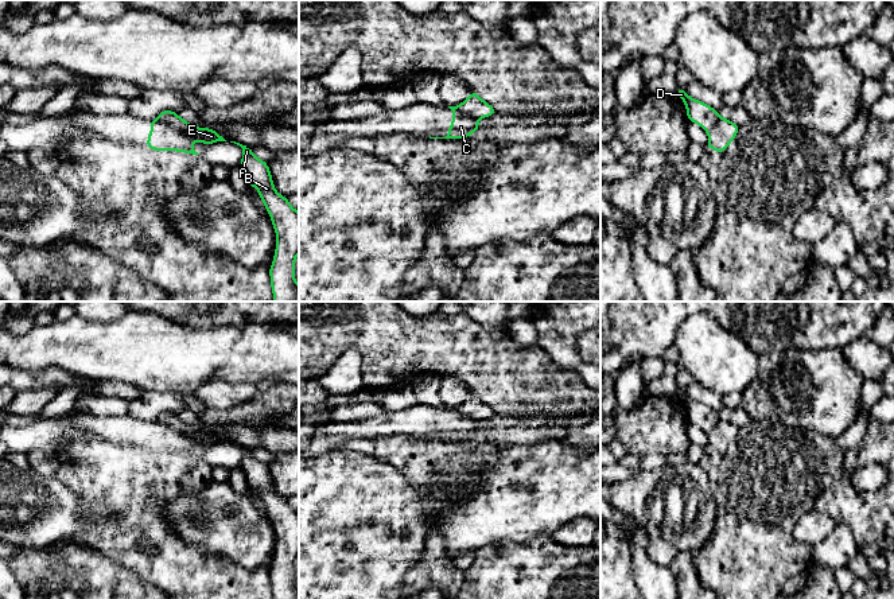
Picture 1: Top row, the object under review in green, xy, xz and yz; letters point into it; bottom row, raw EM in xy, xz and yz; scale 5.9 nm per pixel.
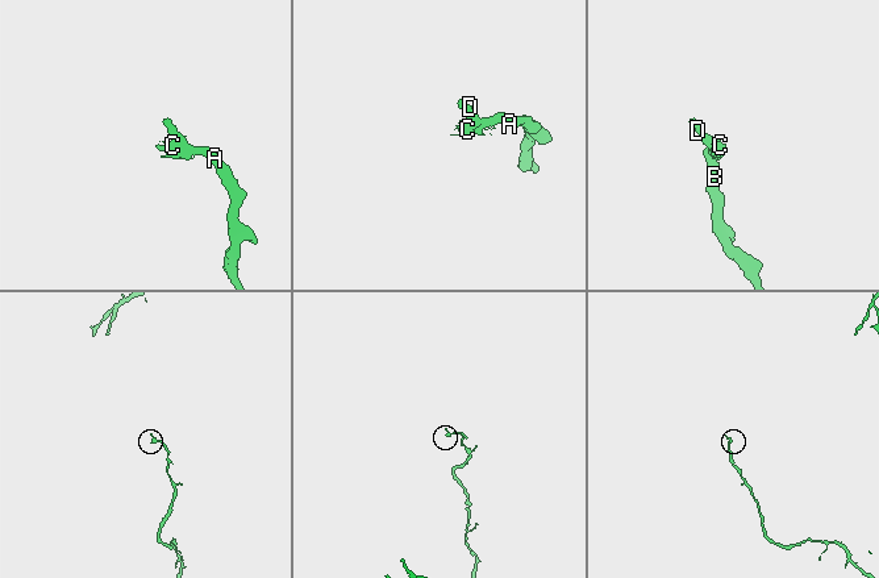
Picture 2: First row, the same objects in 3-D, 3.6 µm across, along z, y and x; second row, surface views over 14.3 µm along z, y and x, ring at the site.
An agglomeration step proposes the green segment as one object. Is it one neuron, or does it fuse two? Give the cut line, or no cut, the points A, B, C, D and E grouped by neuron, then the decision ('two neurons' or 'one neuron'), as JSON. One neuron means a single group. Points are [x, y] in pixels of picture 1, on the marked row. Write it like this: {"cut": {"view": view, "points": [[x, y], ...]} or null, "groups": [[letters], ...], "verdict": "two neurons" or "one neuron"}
{"cut": {"view": "xy", "points": [[156, 119], [193, 139]]}, "groups": [["A", "B", "D", "E"], ["C"]], "verdict": "two neurons"}

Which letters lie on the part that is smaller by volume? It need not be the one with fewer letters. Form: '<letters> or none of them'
C

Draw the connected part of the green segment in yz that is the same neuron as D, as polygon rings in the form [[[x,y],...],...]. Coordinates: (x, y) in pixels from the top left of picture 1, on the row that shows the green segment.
[[[679,86],[676,96],[685,104],[687,117],[691,122],[700,125],[706,132],[710,132],[719,120],[719,113],[710,105],[689,97],[684,86]]]

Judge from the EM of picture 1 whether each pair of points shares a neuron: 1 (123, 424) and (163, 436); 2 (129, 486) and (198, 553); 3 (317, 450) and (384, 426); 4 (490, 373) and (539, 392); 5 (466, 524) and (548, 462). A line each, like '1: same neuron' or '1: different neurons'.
1: same neuron
2: same neuron
3: same neuron
4: same neuron
5: same neuron

